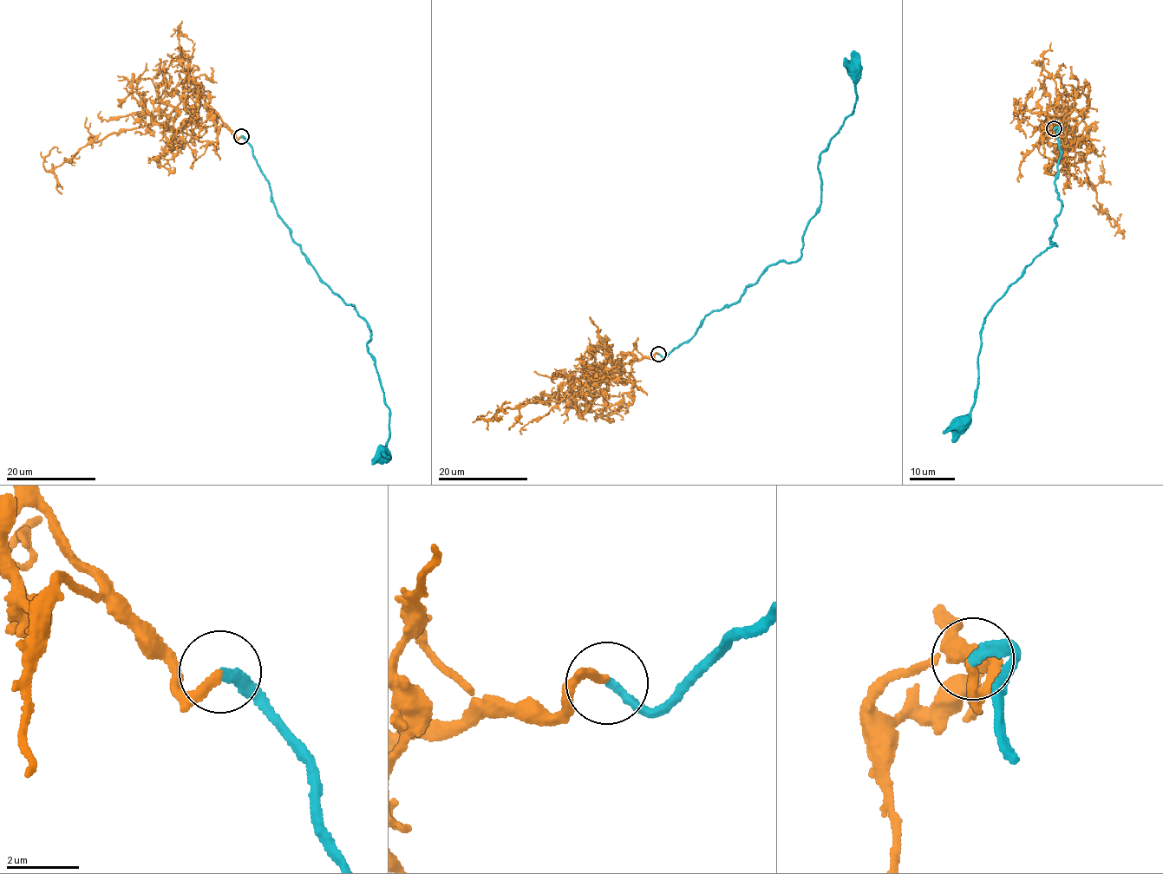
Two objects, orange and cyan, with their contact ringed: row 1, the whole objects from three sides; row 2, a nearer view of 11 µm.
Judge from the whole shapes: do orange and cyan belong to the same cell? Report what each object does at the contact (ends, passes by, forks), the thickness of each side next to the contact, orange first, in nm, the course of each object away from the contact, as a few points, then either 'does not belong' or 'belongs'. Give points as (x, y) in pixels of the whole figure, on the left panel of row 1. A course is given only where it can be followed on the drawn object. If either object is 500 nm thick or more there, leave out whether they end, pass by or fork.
orange ends; cyan ends; calibres 240 and 240 nm; course orange (241, 137), (202, 105), (180, 132), (153, 123), (111, 132), (46, 171), (44, 159), (55, 147), (61, 152); course cyan (241, 136), (306, 260), (371, 331), (366, 345), (389, 410), (385, 457), (373, 464); belongs

